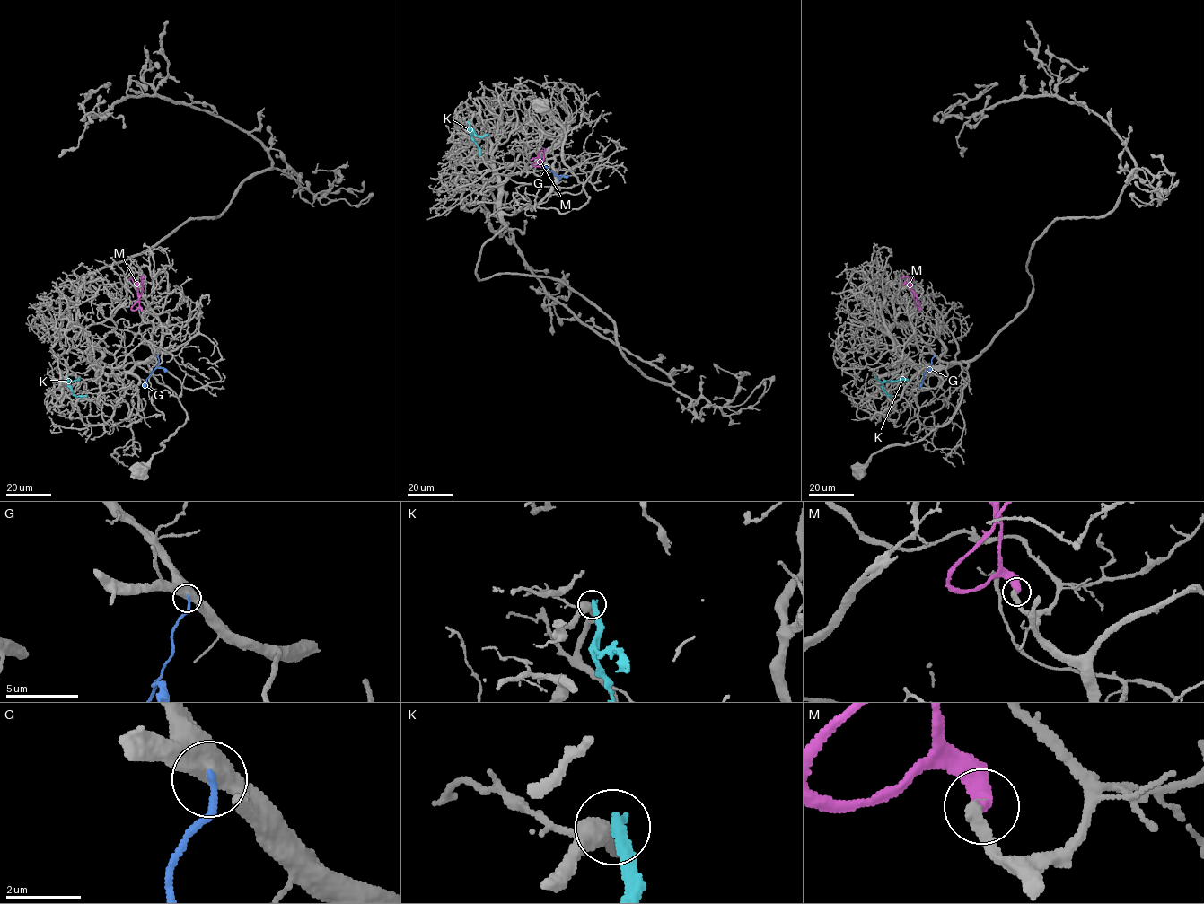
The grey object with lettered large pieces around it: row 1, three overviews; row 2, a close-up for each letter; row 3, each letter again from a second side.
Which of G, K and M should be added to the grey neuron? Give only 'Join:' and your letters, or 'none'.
Join: M

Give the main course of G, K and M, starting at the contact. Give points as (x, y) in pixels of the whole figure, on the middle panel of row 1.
G: (558, 180), (560, 179), (545, 166)
K: (468, 122), (469, 132), (478, 147), (478, 155)
M: (543, 166), (532, 165), (541, 161), (545, 149), (542, 147)

